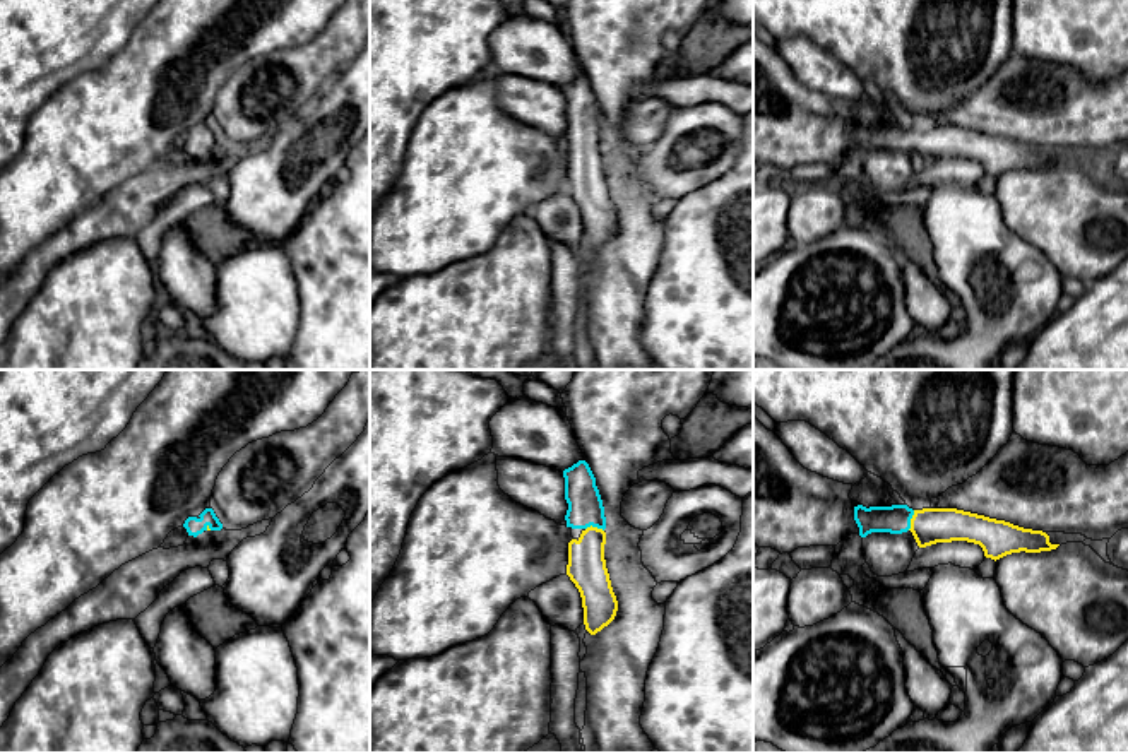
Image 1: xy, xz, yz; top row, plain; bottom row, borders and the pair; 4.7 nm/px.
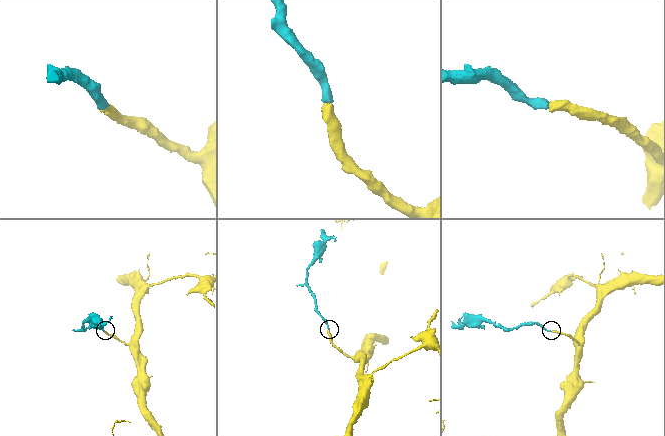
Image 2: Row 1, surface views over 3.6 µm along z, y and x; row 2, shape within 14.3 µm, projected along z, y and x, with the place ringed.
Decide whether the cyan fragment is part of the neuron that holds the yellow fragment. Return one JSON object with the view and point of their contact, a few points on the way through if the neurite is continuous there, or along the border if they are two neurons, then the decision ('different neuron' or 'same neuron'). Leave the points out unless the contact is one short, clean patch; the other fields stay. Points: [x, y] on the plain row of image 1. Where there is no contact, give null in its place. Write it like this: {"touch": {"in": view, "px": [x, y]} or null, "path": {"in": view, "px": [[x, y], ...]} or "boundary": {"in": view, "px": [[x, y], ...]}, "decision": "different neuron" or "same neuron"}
{"touch": {"in": "yz", "px": [911, 137]}, "path": {"in": "yz", "px": [[928, 142], [911, 137], [896, 136]]}, "decision": "same neuron"}

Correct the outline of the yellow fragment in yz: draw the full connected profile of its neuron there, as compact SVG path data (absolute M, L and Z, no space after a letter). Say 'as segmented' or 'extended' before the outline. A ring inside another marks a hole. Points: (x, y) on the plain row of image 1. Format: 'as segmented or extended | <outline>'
extended | M858 122L854 137L861 154L871 149L902 151L911 147L919 164L967 157L979 161L984 173L994 178L1012 169L1041 169L1060 163L1051 161L1049 152L1042 147L1024 145L957 125L912 127L907 122L870 125Z

